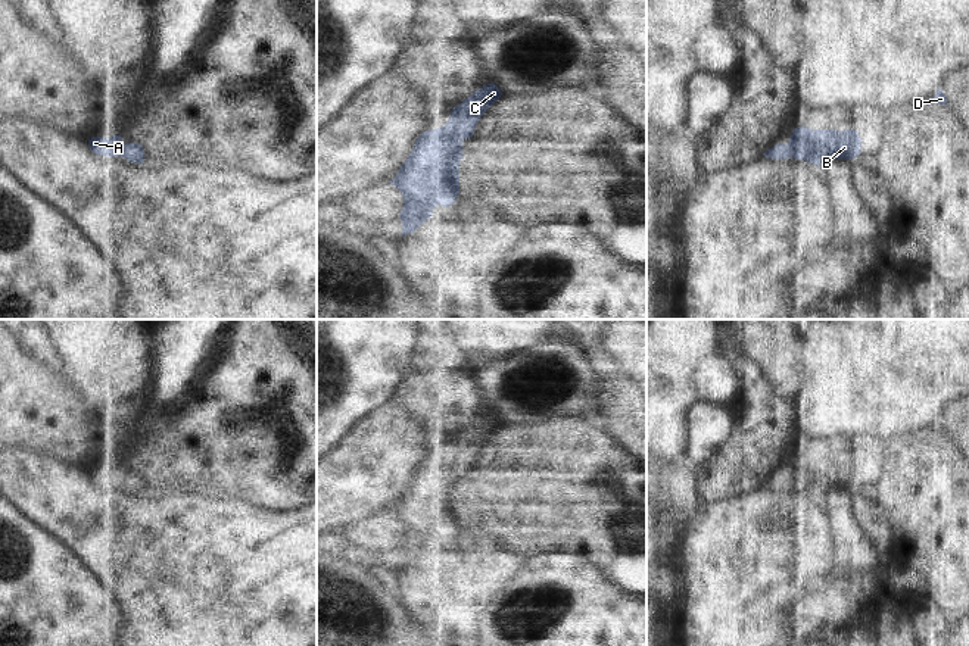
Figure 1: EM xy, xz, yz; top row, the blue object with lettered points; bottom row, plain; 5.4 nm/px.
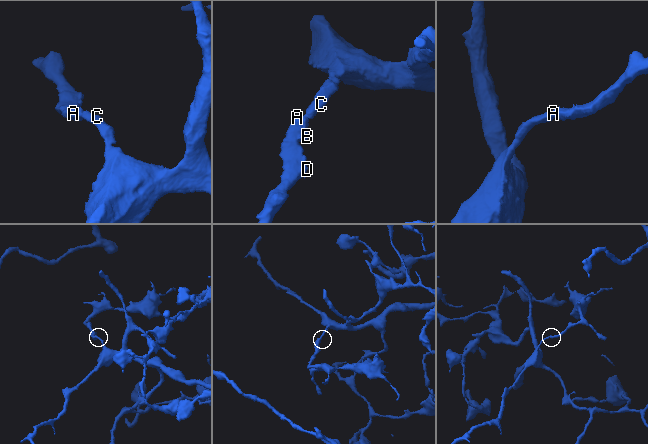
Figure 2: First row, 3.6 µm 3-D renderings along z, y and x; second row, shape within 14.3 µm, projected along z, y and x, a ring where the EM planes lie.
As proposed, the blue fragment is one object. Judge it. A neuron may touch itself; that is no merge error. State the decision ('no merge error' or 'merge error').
no merge error

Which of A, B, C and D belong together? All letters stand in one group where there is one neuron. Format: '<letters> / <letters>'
A B C D

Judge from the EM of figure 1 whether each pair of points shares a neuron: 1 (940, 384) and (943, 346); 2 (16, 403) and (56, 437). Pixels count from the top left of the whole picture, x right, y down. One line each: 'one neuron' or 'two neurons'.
1: one neuron
2: one neuron

